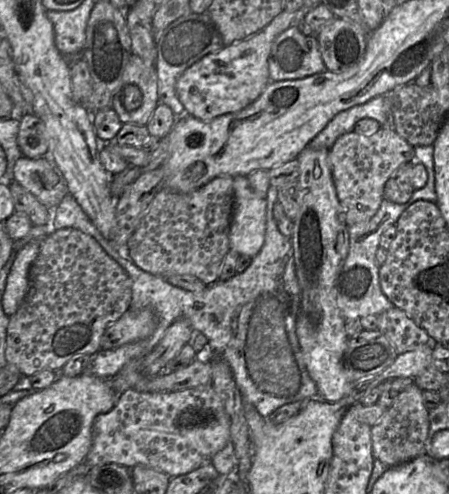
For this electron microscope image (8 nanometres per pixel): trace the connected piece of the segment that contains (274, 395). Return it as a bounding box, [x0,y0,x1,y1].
[51,185,319,417]

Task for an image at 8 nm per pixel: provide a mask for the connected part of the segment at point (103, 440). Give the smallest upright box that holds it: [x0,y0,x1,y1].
[84,384,231,477]

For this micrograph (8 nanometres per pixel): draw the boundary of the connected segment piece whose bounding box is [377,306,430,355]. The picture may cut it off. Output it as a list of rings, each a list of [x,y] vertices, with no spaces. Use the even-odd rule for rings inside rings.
[[[395,306],[378,315],[379,330],[399,355],[430,343],[430,336]]]

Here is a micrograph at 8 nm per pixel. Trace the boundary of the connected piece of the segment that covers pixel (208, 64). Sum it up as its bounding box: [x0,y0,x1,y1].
[176,10,296,122]

